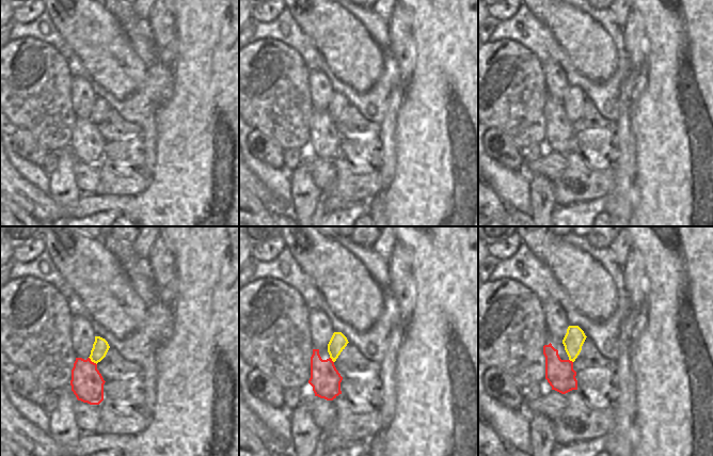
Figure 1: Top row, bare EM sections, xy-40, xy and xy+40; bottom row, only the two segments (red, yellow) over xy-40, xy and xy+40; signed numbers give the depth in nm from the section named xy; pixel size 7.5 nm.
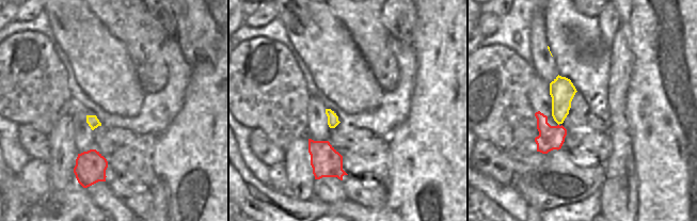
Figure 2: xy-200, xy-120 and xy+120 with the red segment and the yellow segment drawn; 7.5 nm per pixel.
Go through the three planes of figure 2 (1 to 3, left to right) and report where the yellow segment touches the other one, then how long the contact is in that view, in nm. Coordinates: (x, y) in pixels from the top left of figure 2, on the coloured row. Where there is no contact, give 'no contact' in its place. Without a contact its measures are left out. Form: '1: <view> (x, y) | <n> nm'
1: no contact
2: no contact
3: no contact

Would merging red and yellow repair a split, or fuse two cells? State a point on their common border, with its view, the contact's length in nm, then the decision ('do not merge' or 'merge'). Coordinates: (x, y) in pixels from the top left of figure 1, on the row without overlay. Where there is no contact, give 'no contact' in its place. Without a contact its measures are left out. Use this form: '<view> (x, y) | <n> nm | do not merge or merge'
xy-40 (91, 122) | 90 nm | merge

